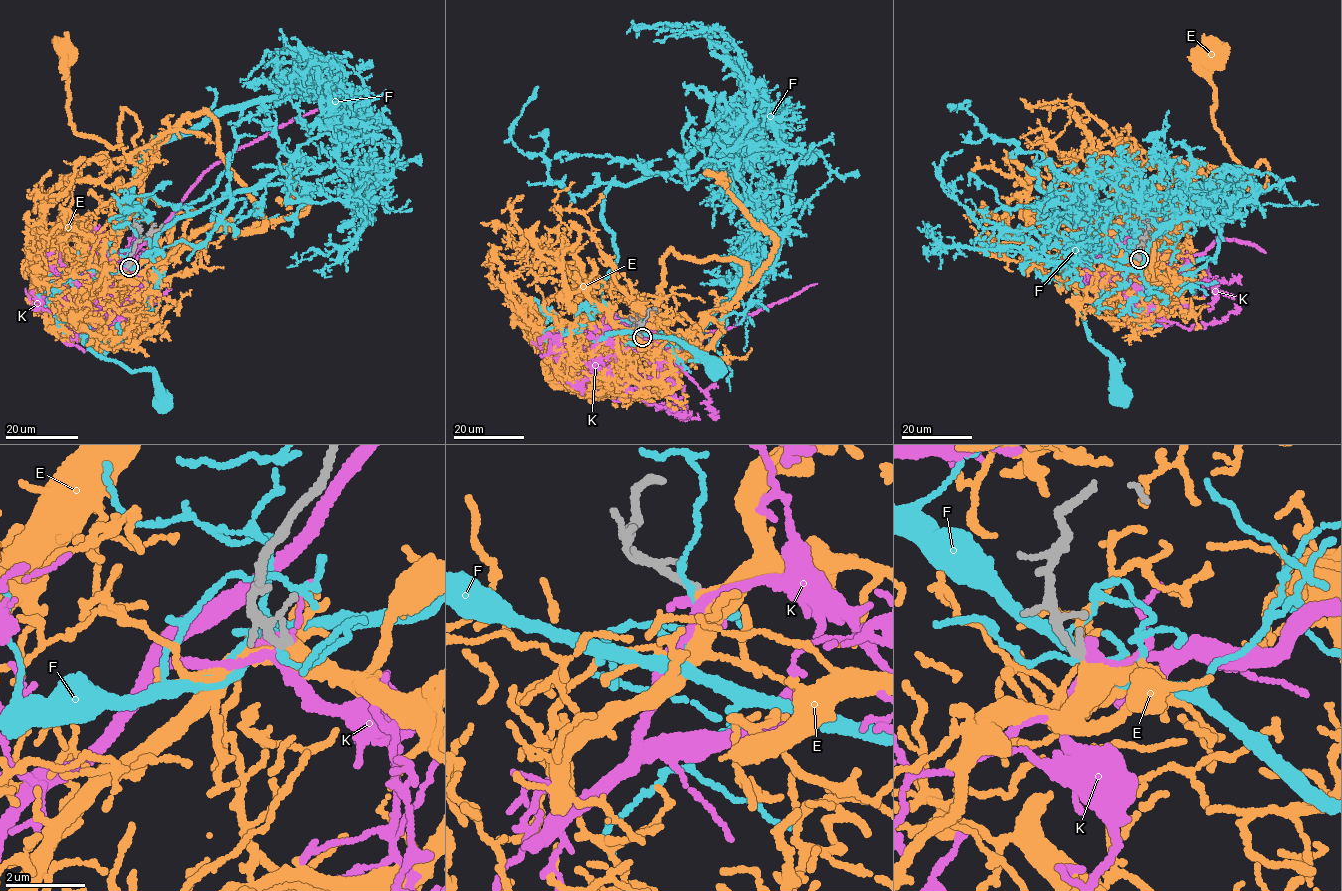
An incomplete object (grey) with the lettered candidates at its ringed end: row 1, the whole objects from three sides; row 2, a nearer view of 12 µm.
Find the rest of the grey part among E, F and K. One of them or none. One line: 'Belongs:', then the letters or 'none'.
Belongs: E

